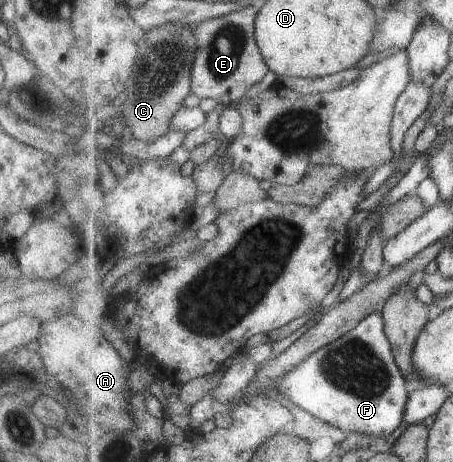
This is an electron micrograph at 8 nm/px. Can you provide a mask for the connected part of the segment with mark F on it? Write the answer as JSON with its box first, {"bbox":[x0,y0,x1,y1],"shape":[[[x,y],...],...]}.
{"bbox":[276,312,410,438],"shape":[[[373,312],[359,322],[353,330],[349,330],[345,336],[315,350],[311,356],[299,362],[292,372],[283,376],[283,380],[279,382],[276,389],[280,394],[279,398],[284,401],[293,401],[293,404],[301,406],[313,416],[348,432],[369,434],[375,438],[394,434],[403,422],[403,414],[405,414],[410,393],[407,392],[406,376],[395,360],[385,326],[384,314]]]}

